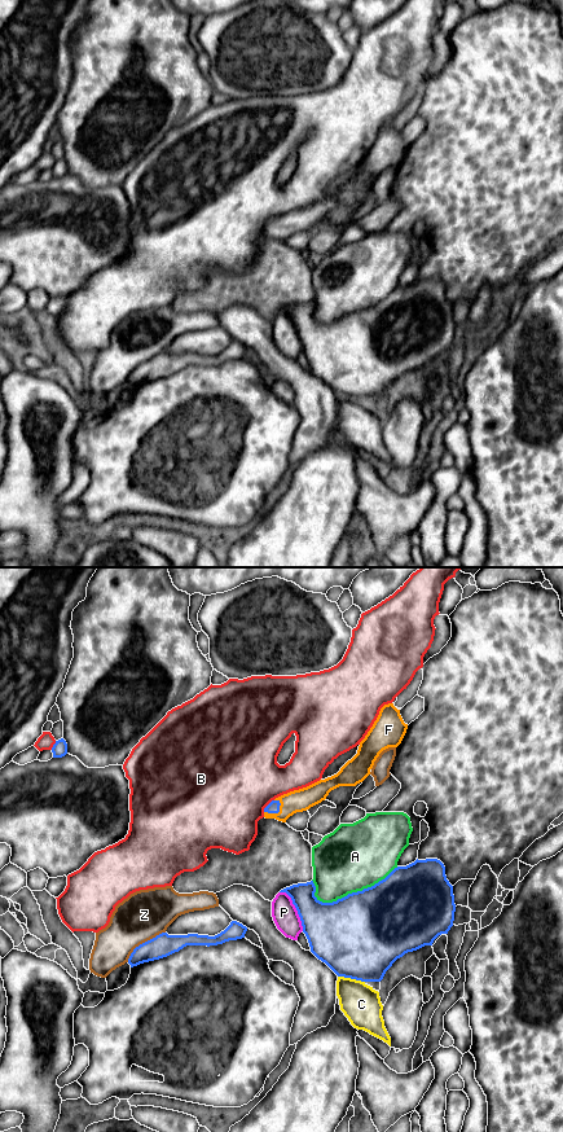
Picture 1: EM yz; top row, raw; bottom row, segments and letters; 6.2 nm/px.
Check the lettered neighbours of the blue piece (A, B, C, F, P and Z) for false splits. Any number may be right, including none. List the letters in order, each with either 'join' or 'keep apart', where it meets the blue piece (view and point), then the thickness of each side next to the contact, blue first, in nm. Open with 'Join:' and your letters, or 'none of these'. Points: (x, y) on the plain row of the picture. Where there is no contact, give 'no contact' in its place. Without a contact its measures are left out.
Join: F
A: keep apart | yz (355, 312) | 500/420 nm
B: keep apart | yz (267, 226) | 80/500 nm
C: keep apart | yz (351, 398) | 500/240 nm
F: join | yz (276, 232) | 80/140 nm
P: keep apart | yz (297, 329) | 320/160 nm
Z: keep apart | yz (143, 363) | 140/300 nm

